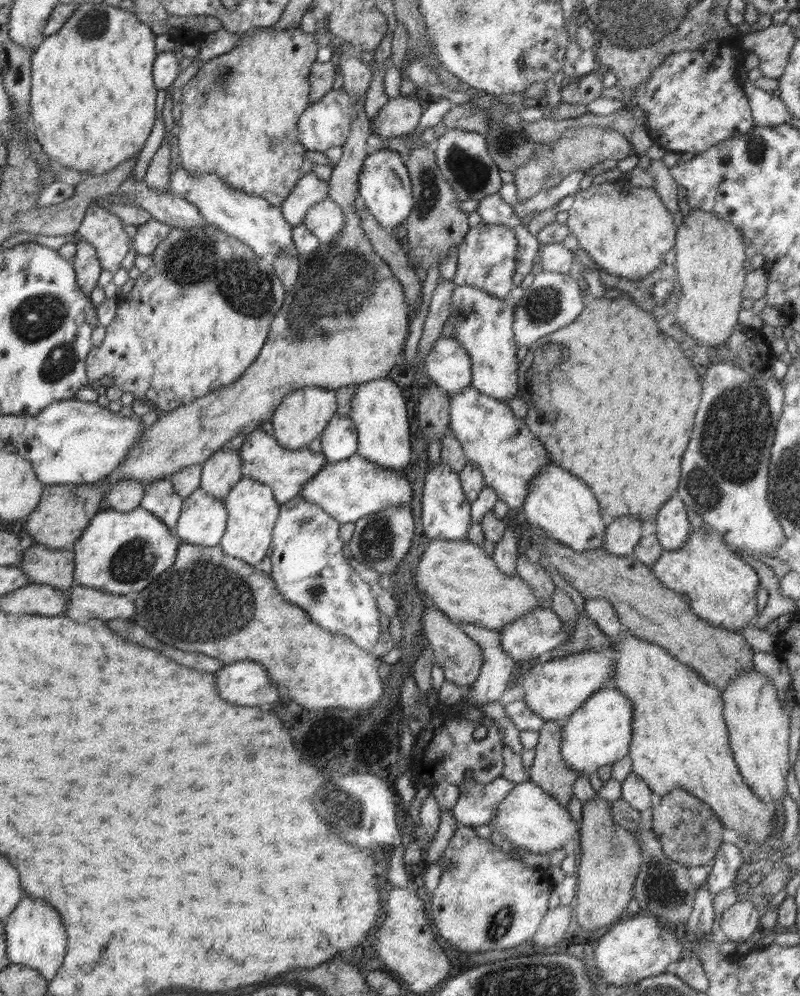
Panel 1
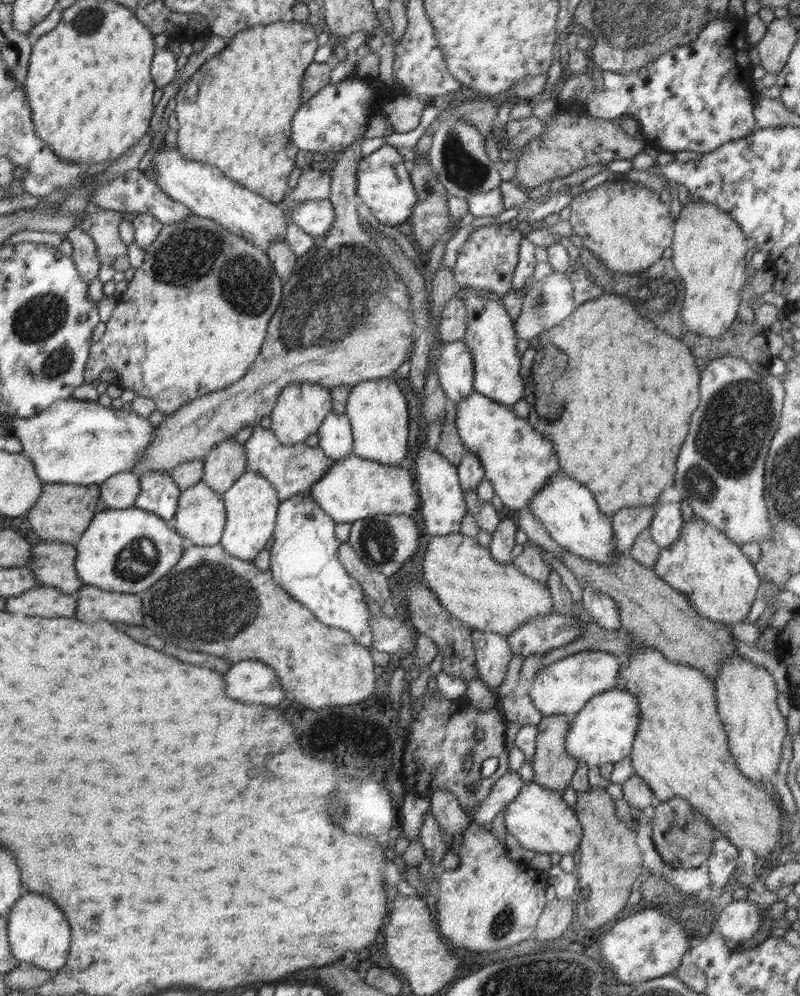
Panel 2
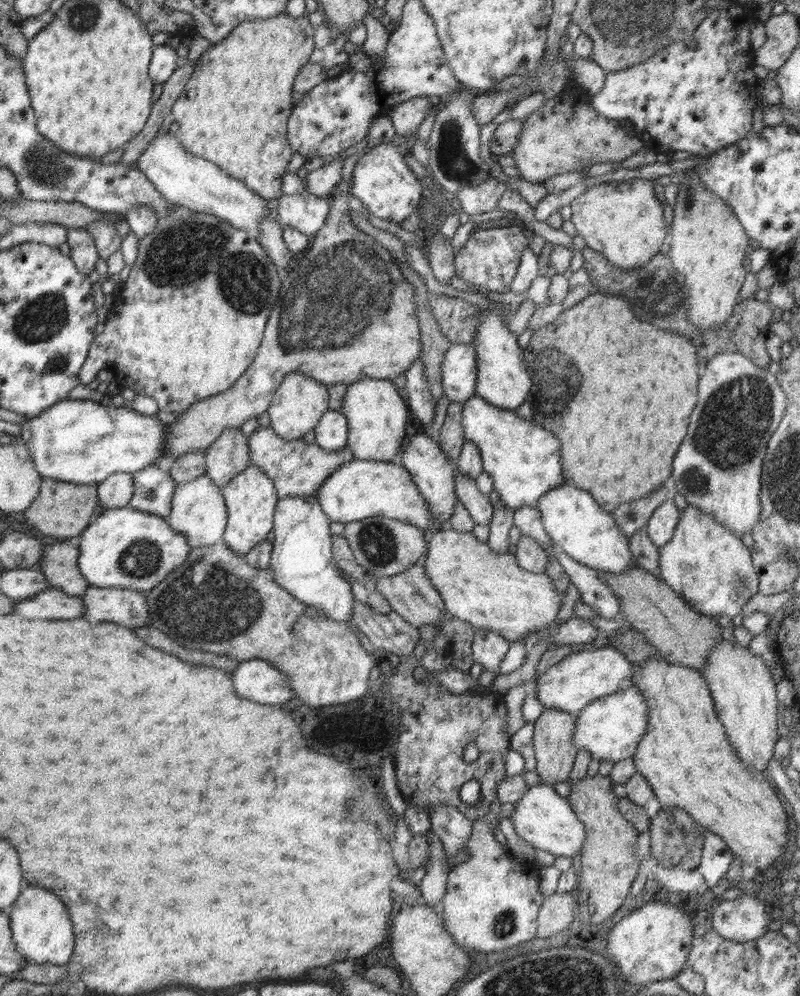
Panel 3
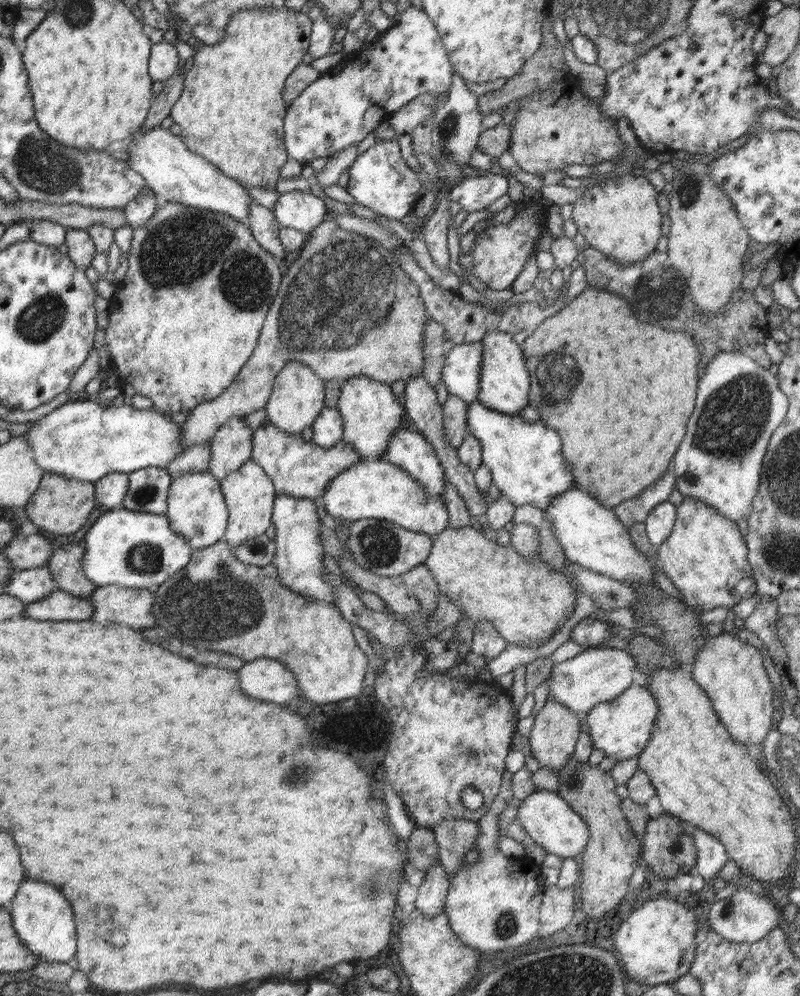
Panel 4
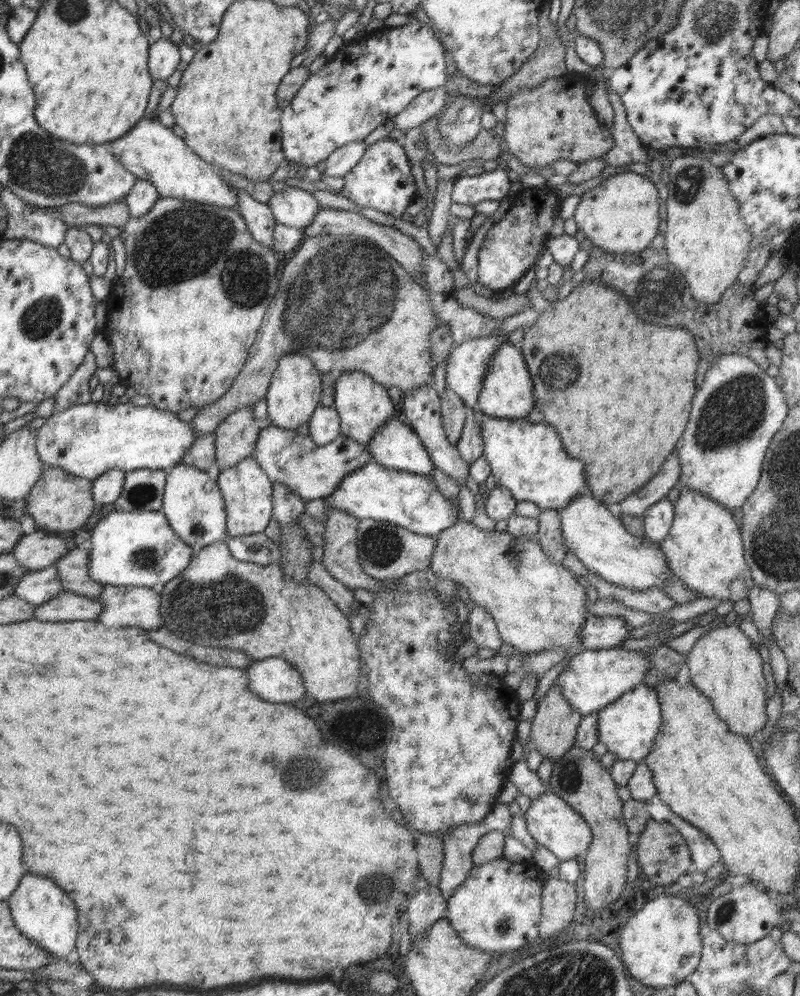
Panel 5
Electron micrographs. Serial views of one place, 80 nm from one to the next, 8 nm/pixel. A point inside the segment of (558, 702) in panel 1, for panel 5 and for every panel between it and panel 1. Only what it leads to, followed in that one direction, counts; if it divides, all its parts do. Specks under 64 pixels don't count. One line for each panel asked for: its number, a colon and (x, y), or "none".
2: (562, 688)
3: (583, 676)
4: (600, 674)
5: (593, 679)

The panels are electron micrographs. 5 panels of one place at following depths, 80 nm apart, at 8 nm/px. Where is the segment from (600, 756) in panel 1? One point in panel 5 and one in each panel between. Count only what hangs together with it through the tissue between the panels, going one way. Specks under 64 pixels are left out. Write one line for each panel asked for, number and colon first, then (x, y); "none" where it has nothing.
2: (602, 732)
3: (610, 728)
4: (620, 728)
5: (628, 726)

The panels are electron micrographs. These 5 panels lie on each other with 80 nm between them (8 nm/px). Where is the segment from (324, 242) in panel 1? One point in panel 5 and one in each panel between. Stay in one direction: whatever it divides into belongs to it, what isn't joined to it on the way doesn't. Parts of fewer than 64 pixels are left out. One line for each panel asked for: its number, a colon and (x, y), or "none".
2: (315, 217)
3: (307, 213)
4: (304, 211)
5: (294, 207)

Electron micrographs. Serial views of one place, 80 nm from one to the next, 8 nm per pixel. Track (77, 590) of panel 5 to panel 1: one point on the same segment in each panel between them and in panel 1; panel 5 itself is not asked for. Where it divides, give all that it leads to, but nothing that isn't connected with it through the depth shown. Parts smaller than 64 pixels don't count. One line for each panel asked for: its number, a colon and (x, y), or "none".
1: (42, 565)
2: (53, 564)
3: (59, 563)
4: (65, 565)

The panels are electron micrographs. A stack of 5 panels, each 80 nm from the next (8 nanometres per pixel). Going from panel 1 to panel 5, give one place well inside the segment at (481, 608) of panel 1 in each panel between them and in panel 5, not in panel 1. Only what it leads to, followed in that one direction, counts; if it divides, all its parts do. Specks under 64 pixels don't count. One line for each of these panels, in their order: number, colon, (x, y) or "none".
2: (473, 587)
3: (491, 591)
4: (526, 601)
5: (537, 605)

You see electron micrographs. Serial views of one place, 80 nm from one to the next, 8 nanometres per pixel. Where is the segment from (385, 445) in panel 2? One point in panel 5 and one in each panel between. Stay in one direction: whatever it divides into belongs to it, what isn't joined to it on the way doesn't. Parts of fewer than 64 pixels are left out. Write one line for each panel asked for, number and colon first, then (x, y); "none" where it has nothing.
3: (376, 413)
4: (371, 413)
5: (364, 406)

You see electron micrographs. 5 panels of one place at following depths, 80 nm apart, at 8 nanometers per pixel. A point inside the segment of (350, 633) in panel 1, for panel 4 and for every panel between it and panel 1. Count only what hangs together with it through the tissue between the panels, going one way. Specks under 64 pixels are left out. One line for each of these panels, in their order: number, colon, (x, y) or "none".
2: (303, 561)
3: (302, 563)
4: (298, 554)

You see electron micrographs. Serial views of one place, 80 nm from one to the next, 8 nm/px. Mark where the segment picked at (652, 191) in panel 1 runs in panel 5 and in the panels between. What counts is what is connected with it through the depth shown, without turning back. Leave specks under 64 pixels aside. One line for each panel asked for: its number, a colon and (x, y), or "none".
2: (626, 225)
3: (622, 220)
4: (620, 217)
5: (620, 215)

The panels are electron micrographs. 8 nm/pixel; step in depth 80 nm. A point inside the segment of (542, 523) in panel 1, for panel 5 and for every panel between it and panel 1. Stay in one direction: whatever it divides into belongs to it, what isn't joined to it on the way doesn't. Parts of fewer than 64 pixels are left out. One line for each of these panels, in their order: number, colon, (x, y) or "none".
2: (567, 509)
3: (574, 521)
4: (590, 535)
5: (592, 531)

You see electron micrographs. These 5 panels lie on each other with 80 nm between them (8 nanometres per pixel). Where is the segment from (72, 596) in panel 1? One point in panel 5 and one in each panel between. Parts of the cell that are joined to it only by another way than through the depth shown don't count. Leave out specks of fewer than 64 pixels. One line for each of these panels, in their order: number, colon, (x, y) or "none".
2: (92, 604)
3: (127, 607)
4: (112, 603)
5: (122, 605)

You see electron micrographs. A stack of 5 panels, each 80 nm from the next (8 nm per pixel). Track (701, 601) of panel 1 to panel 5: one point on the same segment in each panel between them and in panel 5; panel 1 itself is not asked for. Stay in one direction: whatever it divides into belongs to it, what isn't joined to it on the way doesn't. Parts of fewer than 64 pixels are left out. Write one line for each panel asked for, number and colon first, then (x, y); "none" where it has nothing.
2: (721, 583)
3: (706, 564)
4: (705, 556)
5: (704, 550)

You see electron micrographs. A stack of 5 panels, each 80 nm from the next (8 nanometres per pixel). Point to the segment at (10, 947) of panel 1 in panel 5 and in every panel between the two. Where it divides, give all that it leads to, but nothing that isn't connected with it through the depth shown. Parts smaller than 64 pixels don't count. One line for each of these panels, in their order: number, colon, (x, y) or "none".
2: (38, 933)
3: (40, 926)
4: (41, 917)
5: (41, 912)

